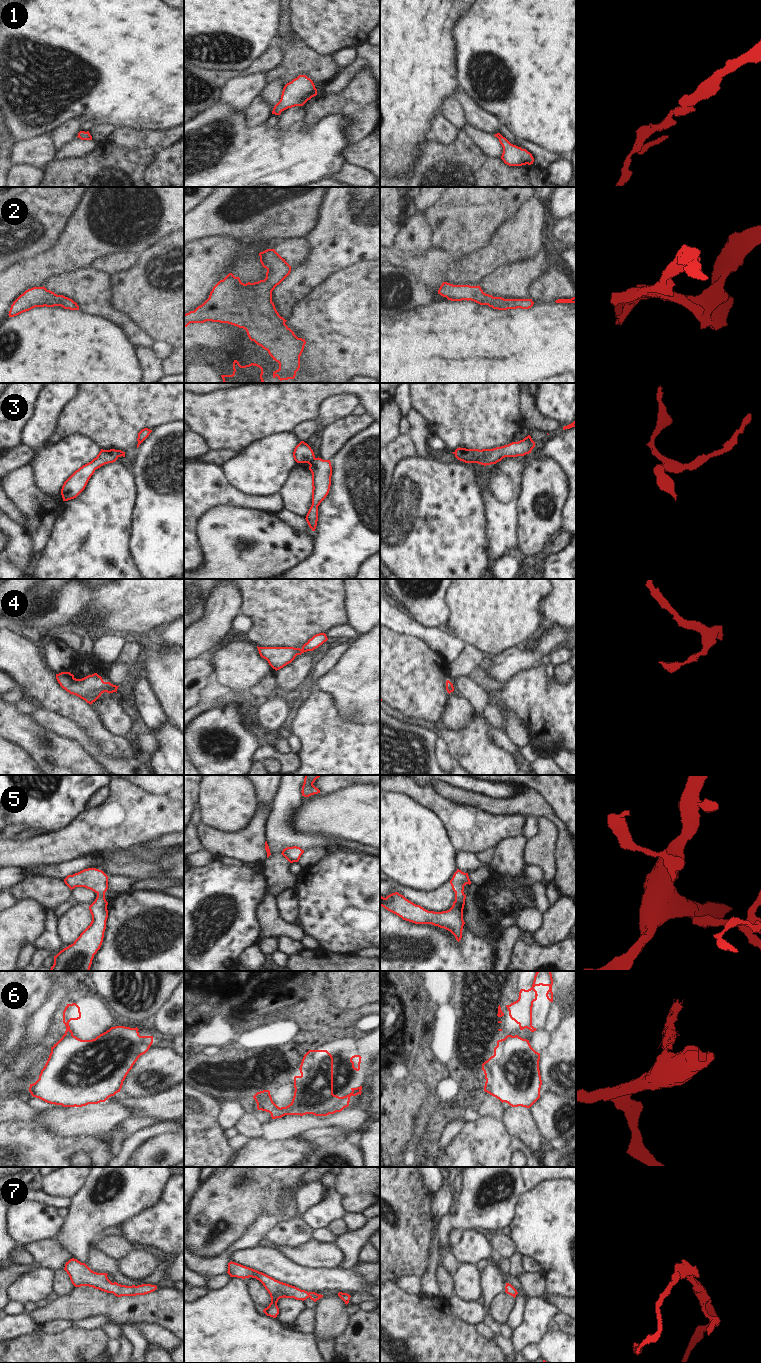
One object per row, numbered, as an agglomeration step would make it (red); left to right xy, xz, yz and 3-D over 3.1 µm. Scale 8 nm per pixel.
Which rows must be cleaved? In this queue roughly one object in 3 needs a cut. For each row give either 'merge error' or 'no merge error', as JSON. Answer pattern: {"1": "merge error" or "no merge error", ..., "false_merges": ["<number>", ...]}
{"1": "no merge error", "2": "no merge error", "3": "merge error", "4": "no merge error", "5": "no merge error", "6": "merge error", "7": "no merge error", "false_merges": ["3", "6"]}

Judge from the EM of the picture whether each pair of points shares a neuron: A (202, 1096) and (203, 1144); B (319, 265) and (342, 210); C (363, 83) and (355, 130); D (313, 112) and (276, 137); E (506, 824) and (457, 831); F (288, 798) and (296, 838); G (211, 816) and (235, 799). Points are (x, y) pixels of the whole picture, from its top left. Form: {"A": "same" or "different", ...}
{"A": "same", "B": "same", "C": "same", "D": "different", "E": "same", "F": "same", "G": "same"}

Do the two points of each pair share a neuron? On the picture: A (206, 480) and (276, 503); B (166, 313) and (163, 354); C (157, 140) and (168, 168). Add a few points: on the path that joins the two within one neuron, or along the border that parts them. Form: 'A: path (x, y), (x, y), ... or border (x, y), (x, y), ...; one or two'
A: path (223, 493), (243, 501), (259, 502); one
B: border (157, 342), (167, 342), (173, 348); two
C: border (173, 144), (165, 148), (154, 149); two

